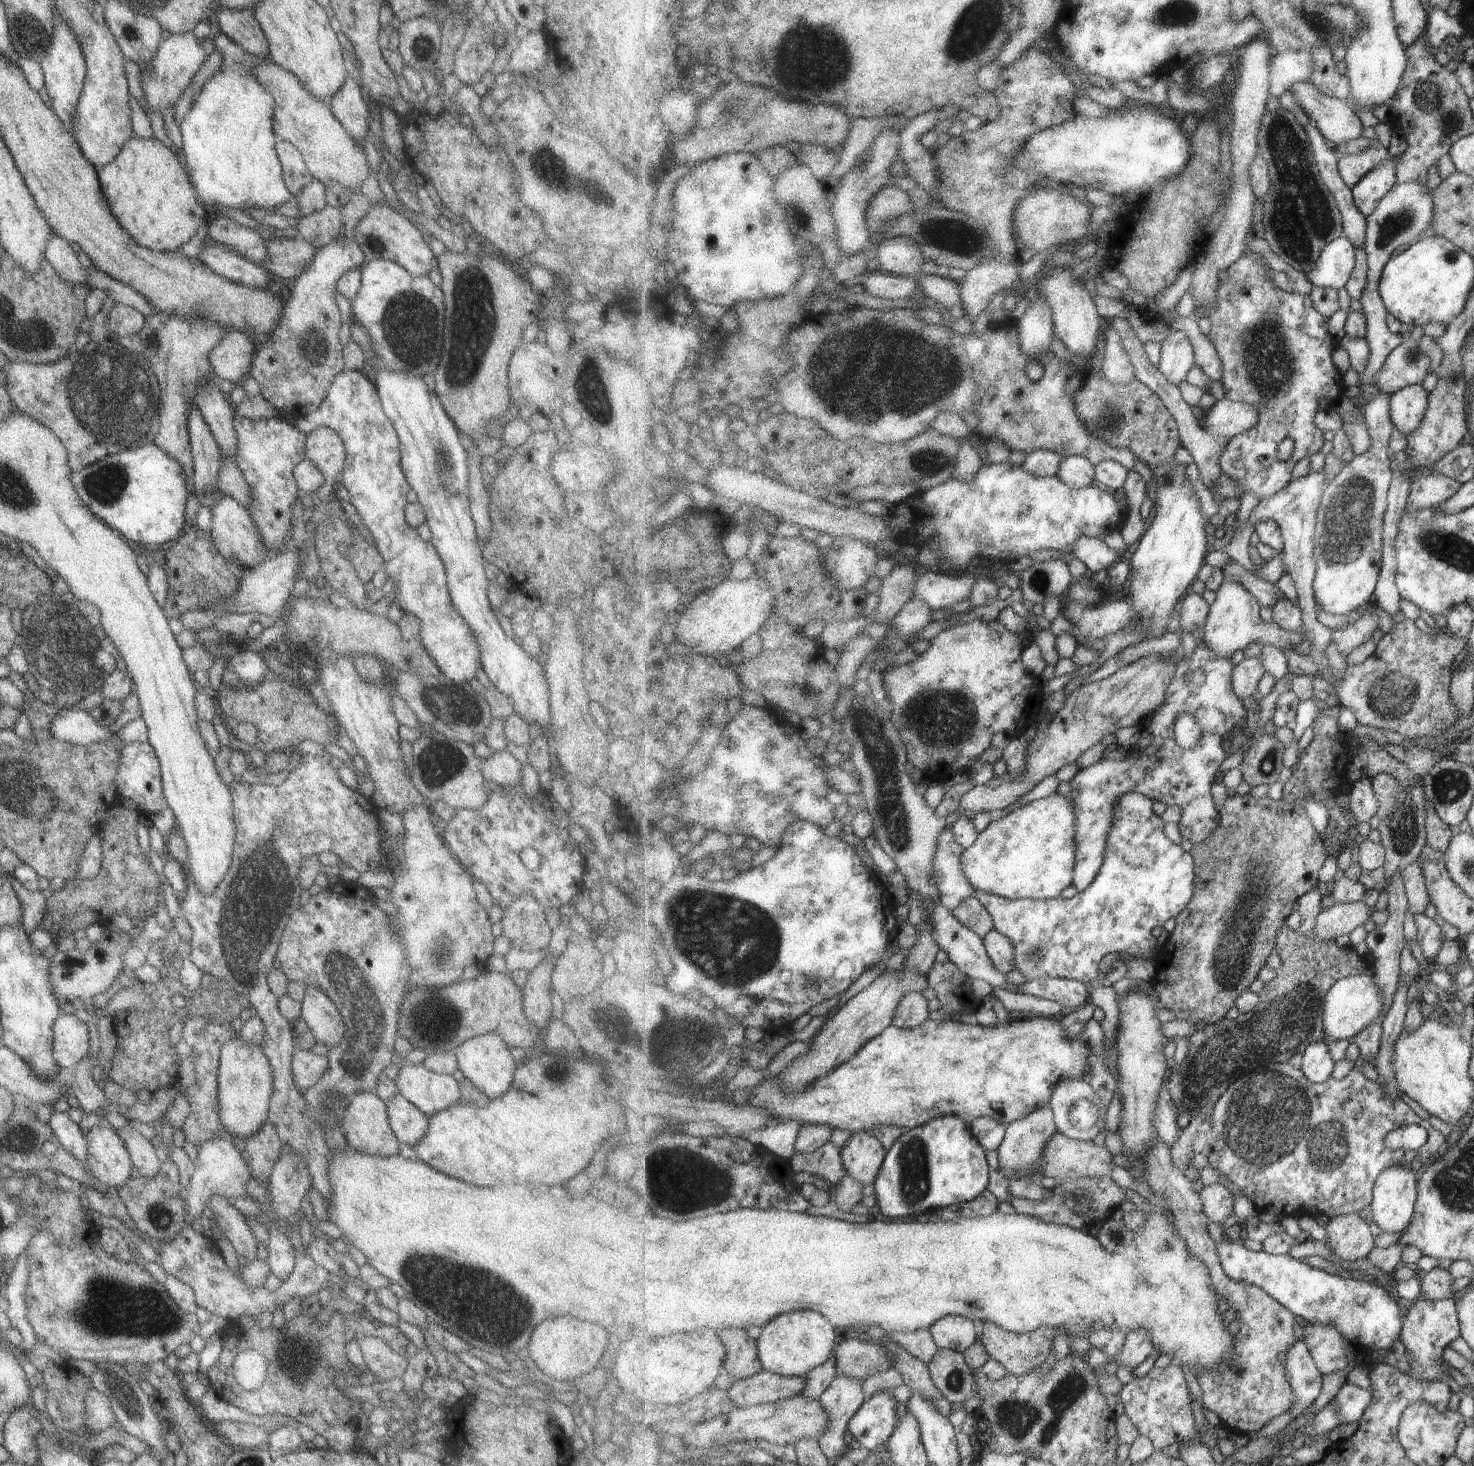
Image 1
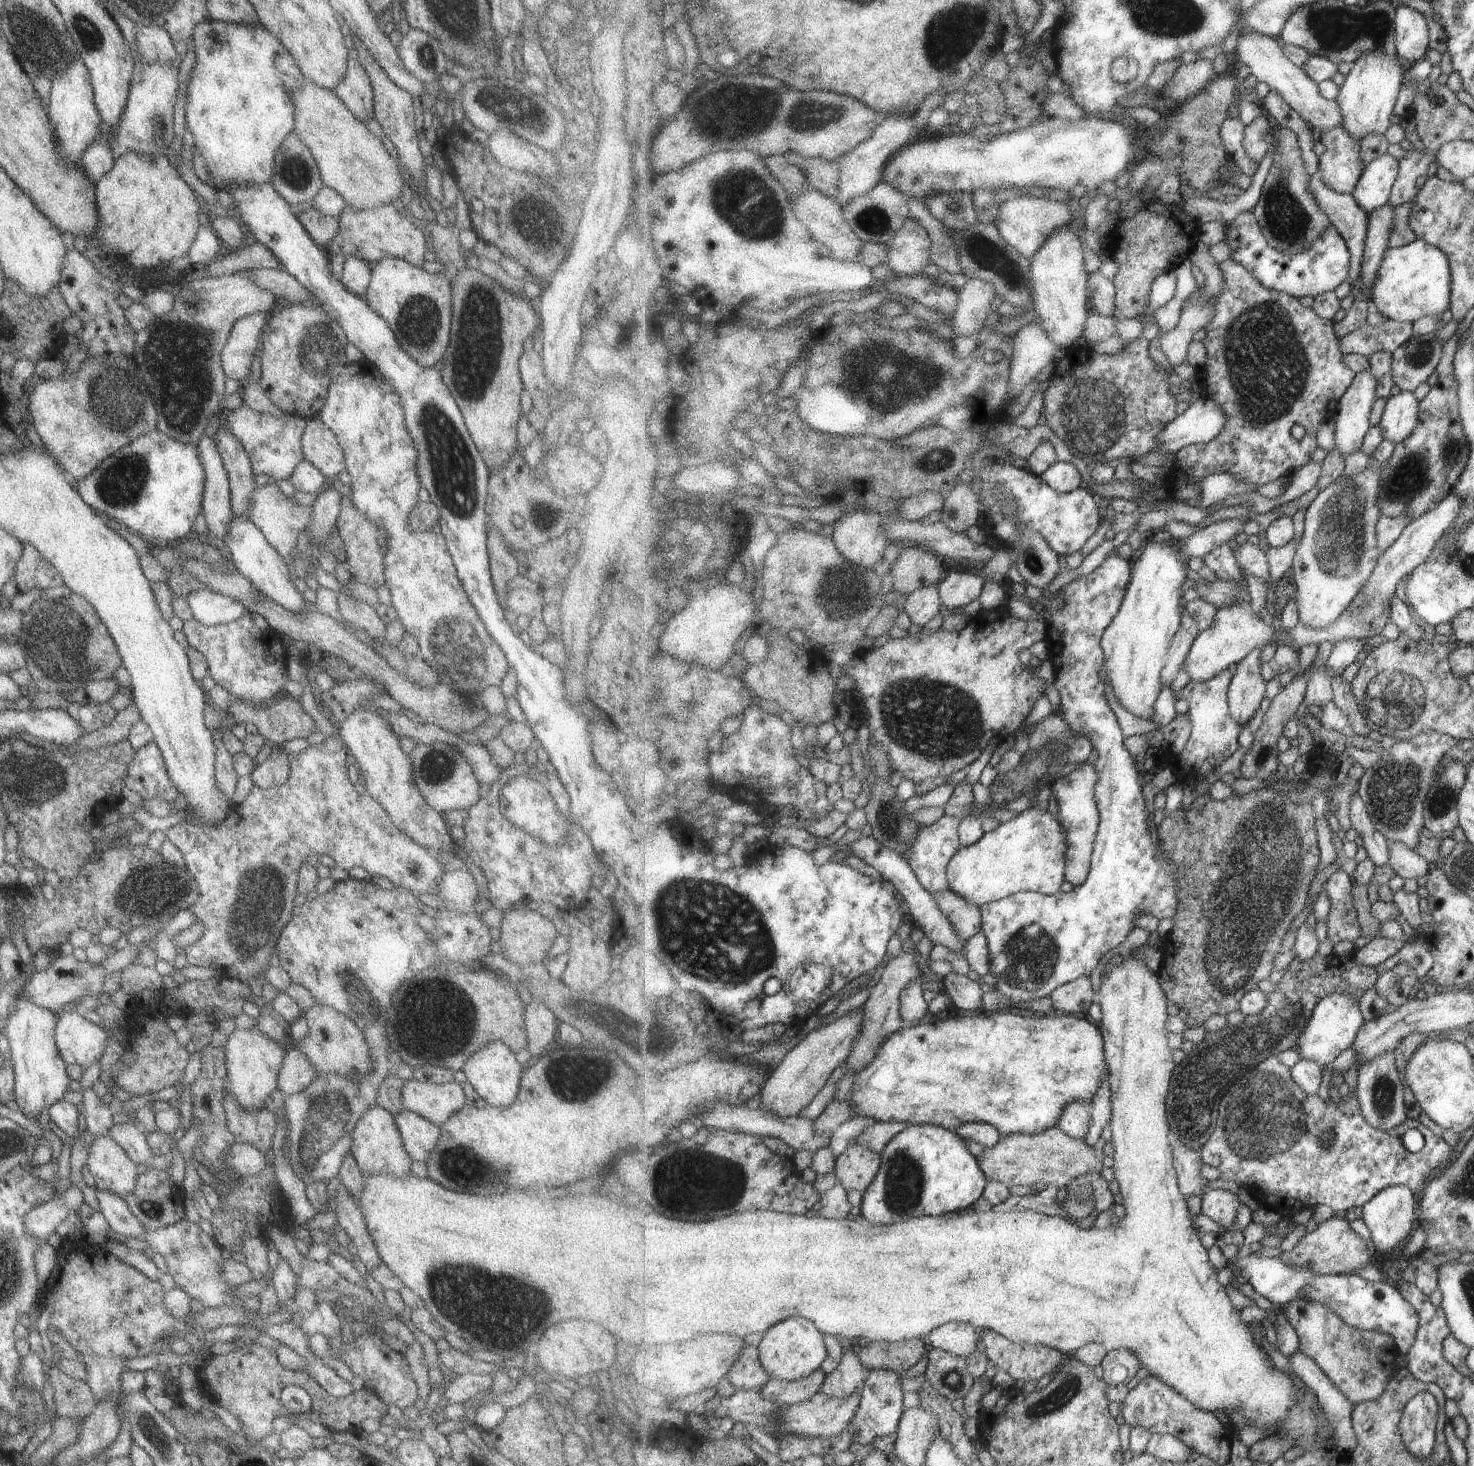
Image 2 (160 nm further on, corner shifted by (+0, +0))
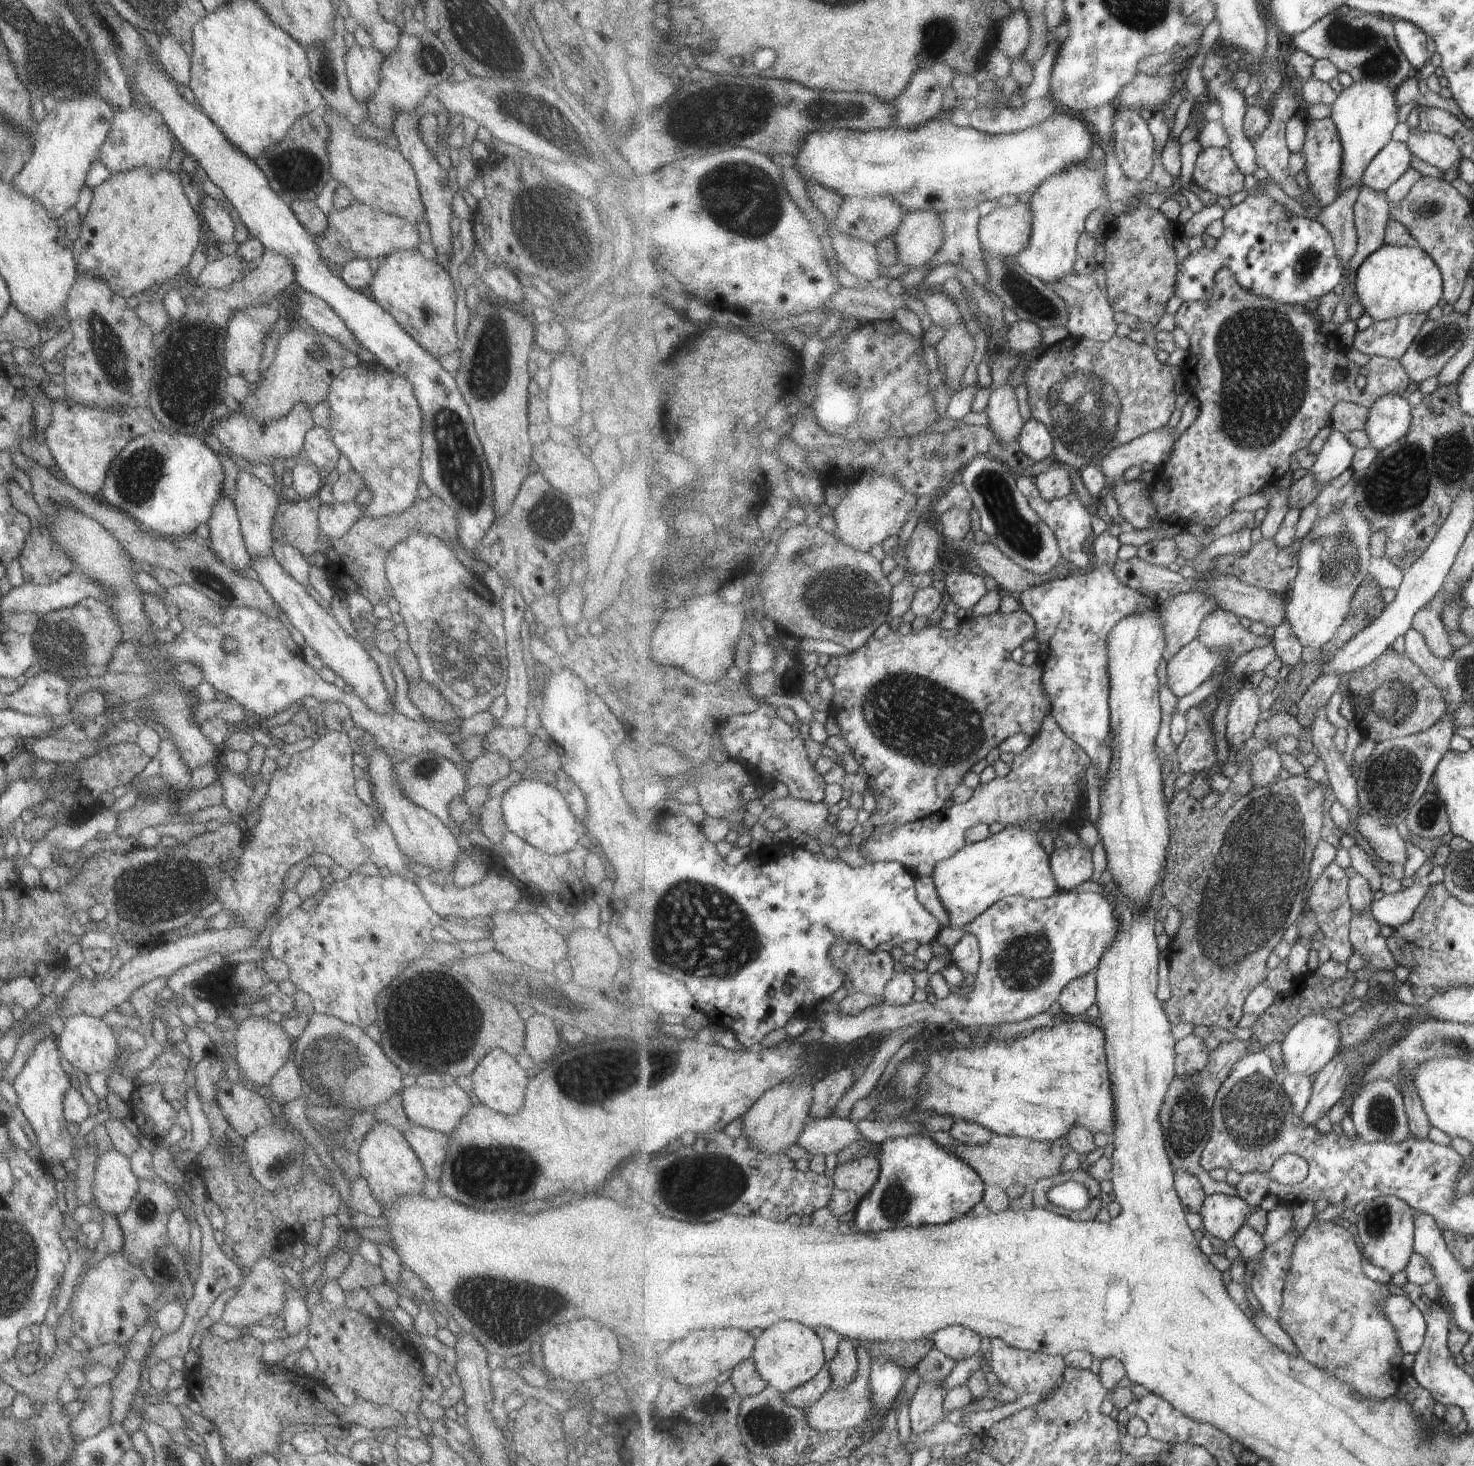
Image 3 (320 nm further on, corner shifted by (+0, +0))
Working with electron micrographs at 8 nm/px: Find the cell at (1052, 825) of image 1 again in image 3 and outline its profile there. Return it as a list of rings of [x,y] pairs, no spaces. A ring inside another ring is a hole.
[[[1004,827],[987,840],[966,844],[948,859],[940,860],[931,878],[947,909],[952,929],[972,923],[979,915],[1008,896],[1044,899],[1059,890],[1050,856],[1041,847],[1041,836],[1017,827]]]

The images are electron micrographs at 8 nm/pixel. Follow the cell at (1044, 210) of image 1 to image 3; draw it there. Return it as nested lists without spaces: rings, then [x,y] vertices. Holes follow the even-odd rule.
[[[1016,202],[1012,206],[1003,203],[981,218],[979,240],[992,258],[1015,257],[1030,243],[1034,212],[1031,205]]]

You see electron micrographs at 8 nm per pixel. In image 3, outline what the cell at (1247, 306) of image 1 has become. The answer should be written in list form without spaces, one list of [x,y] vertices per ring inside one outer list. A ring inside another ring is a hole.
[[[1223,268],[1216,274],[1214,296],[1209,301],[1205,303],[1183,302],[1178,311],[1173,315],[1173,318],[1175,326],[1182,328],[1189,336],[1189,346],[1187,348],[1188,363],[1185,364],[1183,376],[1187,380],[1187,386],[1191,394],[1199,402],[1200,412],[1189,428],[1178,438],[1170,459],[1159,468],[1159,478],[1161,480],[1152,486],[1150,490],[1150,502],[1158,510],[1158,520],[1167,526],[1176,525],[1182,527],[1187,523],[1194,522],[1208,529],[1215,528],[1223,518],[1227,518],[1233,512],[1233,504],[1237,500],[1241,500],[1245,496],[1251,496],[1251,494],[1257,494],[1257,492],[1261,492],[1261,490],[1257,490],[1258,488],[1263,490],[1263,488],[1270,484],[1275,484],[1282,476],[1285,476],[1285,472],[1289,470],[1289,464],[1291,464],[1291,456],[1297,450],[1307,448],[1321,428],[1325,428],[1325,426],[1331,427],[1332,412],[1335,410],[1337,403],[1355,403],[1365,408],[1371,408],[1377,400],[1385,395],[1403,396],[1412,382],[1408,370],[1400,360],[1391,360],[1375,355],[1366,365],[1358,366],[1355,362],[1349,360],[1347,350],[1340,344],[1340,337],[1337,334],[1325,334],[1312,316],[1312,312],[1305,310],[1299,305],[1279,304],[1270,298],[1257,296],[1255,293],[1245,290],[1230,268]],[[1335,368],[1340,368],[1346,372],[1346,377],[1343,381],[1337,382],[1335,380]],[[1359,376],[1365,376],[1366,378],[1366,385],[1363,388],[1357,386],[1357,378]]]

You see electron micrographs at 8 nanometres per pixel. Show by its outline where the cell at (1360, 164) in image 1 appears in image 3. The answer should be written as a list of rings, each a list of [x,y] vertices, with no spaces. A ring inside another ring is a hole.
[[[1332,117],[1308,120],[1306,141],[1301,154],[1306,158],[1303,170],[1310,182],[1310,192],[1314,193],[1323,207],[1333,204],[1339,198],[1340,178],[1344,159],[1344,145],[1341,142],[1340,132]]]

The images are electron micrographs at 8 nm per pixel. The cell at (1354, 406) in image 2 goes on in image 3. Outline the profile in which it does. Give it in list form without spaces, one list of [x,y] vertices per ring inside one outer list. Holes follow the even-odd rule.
[[[1332,431],[1308,472],[1321,485],[1331,485],[1335,478],[1350,470],[1357,449],[1345,438],[1345,433]]]

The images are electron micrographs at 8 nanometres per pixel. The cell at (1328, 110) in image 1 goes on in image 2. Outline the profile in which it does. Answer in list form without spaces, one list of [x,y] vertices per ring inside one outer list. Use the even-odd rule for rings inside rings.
[[[1249,33],[1237,40],[1235,58],[1247,65],[1257,80],[1265,82],[1270,89],[1276,90],[1316,131],[1342,125],[1343,113],[1337,99],[1326,99],[1321,93],[1318,82],[1315,82],[1304,67],[1293,64],[1285,54],[1284,43],[1269,35]]]

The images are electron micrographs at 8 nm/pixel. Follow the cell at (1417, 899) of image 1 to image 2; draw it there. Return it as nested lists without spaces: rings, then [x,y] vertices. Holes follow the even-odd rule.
[[[1389,841],[1390,865],[1395,872],[1402,878],[1421,878],[1432,872],[1432,864],[1427,862],[1425,858],[1419,856],[1413,851],[1413,848],[1407,846],[1401,841]]]

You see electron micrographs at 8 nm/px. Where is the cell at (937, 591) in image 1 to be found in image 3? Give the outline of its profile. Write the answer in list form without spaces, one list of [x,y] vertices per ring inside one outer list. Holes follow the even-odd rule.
[[[969,570],[948,573],[944,584],[953,602],[961,608],[973,608],[989,592],[983,576],[972,574]]]

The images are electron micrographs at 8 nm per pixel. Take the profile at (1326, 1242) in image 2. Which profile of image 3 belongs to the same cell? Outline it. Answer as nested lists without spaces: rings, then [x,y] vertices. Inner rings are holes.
[[[1313,1219],[1297,1239],[1292,1265],[1286,1276],[1284,1304],[1279,1324],[1291,1335],[1300,1354],[1313,1364],[1329,1369],[1342,1381],[1352,1384],[1370,1399],[1385,1400],[1395,1397],[1400,1390],[1406,1368],[1403,1367],[1404,1350],[1396,1328],[1389,1320],[1382,1303],[1391,1295],[1387,1283],[1371,1280],[1363,1272],[1363,1249],[1353,1229],[1344,1229],[1330,1221]]]

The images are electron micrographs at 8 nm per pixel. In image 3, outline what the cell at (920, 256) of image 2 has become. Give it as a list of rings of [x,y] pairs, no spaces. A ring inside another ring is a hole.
[[[936,210],[907,211],[893,234],[900,262],[916,268],[927,264],[944,246],[945,233],[944,222]]]

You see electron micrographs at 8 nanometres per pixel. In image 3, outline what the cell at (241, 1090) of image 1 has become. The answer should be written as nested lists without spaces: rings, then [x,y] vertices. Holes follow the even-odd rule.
[[[251,1014],[235,1026],[230,1040],[235,1047],[237,1069],[243,1074],[244,1083],[252,1089],[254,1086],[266,1085],[275,1072],[289,1060],[292,1050],[291,1040],[279,1024]]]

